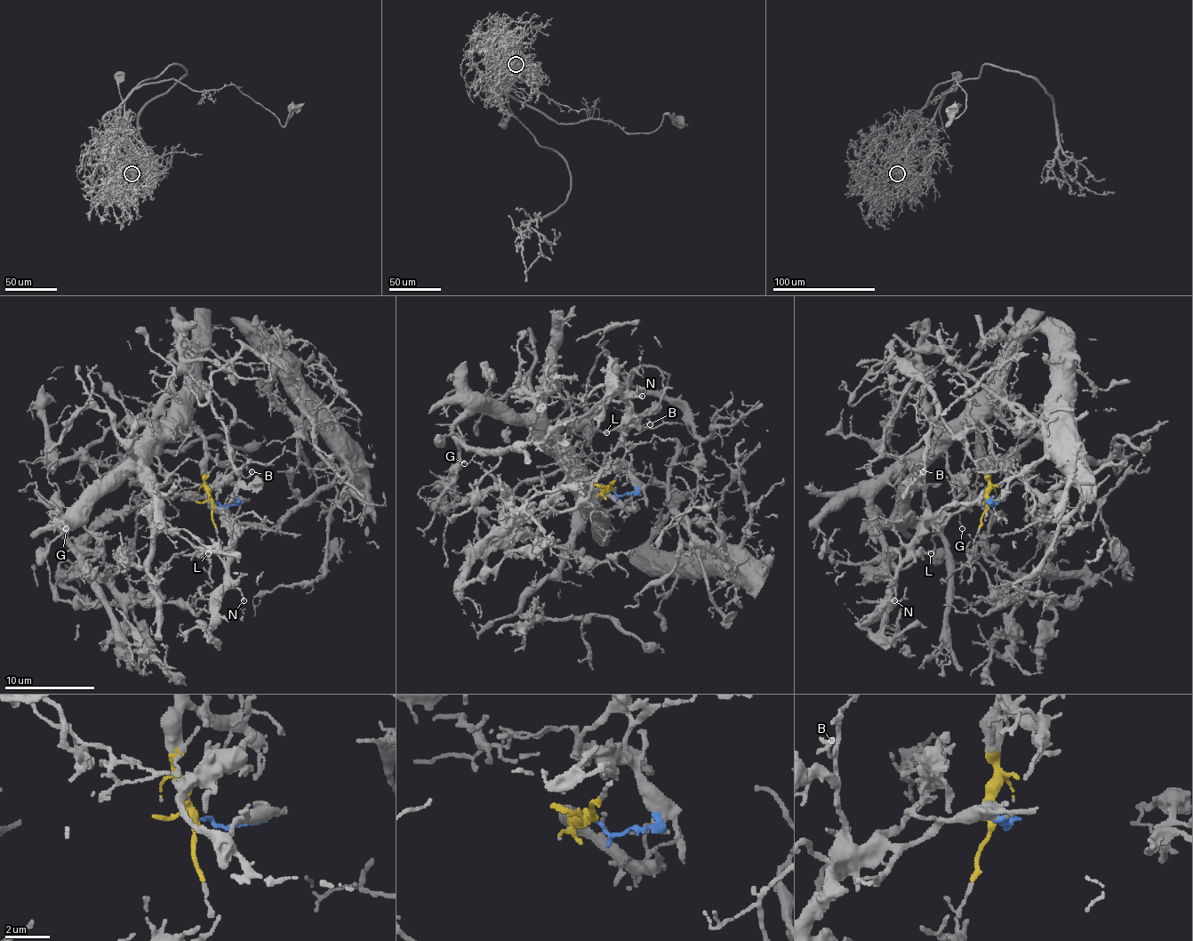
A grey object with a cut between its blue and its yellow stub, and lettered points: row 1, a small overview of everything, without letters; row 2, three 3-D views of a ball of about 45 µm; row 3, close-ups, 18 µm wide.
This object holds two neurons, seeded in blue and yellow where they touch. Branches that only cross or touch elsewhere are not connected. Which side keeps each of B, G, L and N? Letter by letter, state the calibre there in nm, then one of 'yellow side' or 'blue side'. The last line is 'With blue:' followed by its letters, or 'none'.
B: 200 nm thick; blue side
G: 120 nm thick; yellow side
L: 180 nm thick; blue side
N: 140 nm thick; blue side
With blue: B, L, N

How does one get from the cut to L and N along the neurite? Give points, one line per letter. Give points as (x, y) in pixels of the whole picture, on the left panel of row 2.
L: (214, 502), (220, 504), (236, 502), (232, 502), (225, 509), (229, 547), (207, 554)
N: (214, 502), (220, 504), (236, 502), (232, 502), (225, 509), (229, 569), (243, 601)

